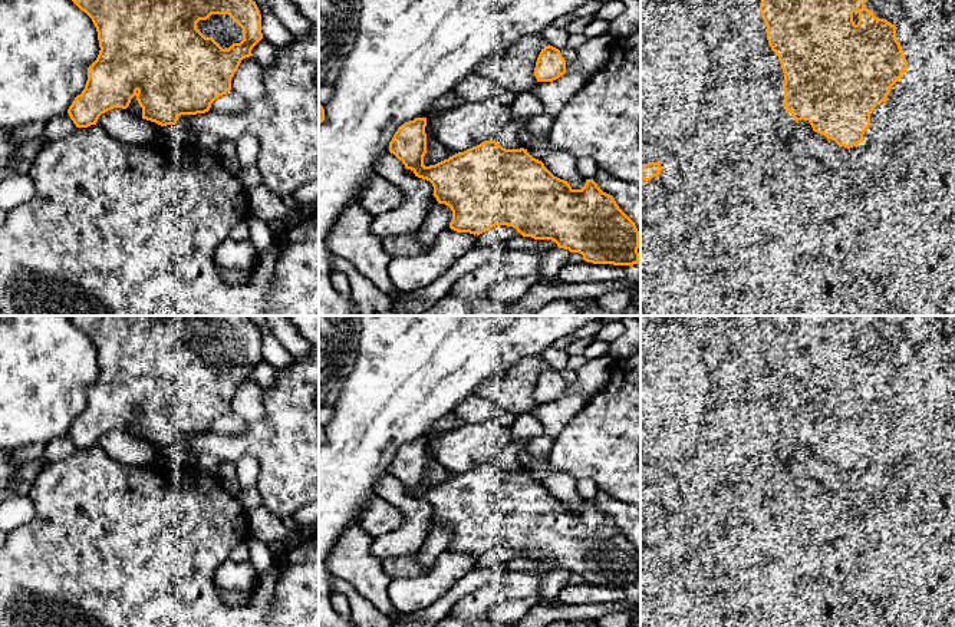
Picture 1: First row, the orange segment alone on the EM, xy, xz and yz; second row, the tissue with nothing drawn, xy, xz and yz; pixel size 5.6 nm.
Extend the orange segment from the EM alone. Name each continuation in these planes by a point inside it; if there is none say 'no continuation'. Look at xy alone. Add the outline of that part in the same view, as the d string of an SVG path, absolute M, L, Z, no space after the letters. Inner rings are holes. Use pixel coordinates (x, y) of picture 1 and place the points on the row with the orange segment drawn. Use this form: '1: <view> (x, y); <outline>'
1: xy (221, 27); M211 14L207 20L200 20L197 29L213 37L223 49L243 40L243 29L228 14Z

